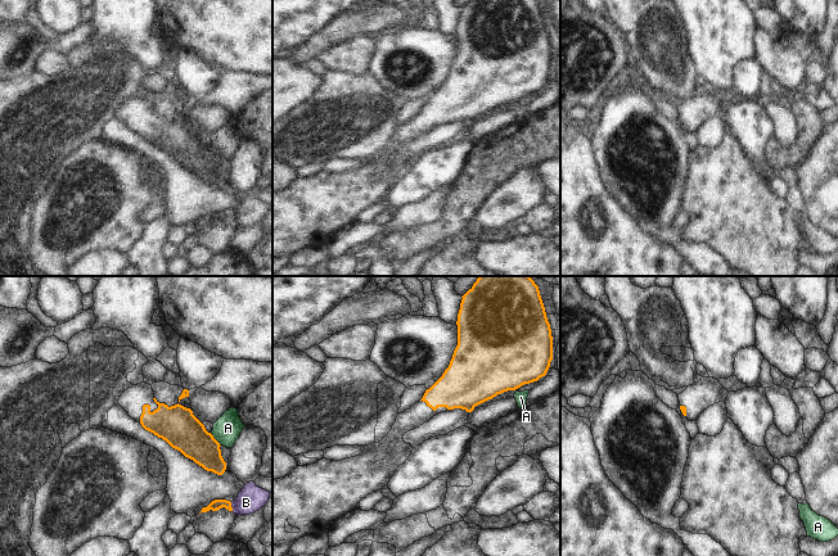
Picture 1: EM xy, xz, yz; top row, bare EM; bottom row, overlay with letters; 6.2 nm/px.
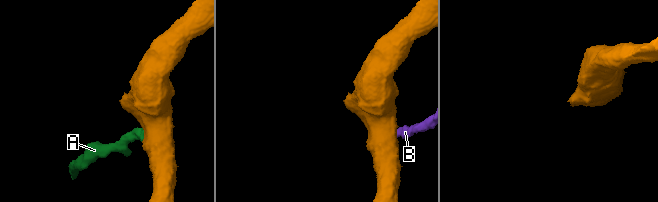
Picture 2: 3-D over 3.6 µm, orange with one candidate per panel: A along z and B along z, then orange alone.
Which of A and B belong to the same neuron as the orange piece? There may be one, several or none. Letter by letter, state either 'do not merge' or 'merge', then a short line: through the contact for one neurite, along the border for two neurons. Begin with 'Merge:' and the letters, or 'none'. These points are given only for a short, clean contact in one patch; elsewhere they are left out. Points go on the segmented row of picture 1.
Merge: none
A: do not merge; line xy (210, 433), (220, 446)
B: do not merge; line xy (230, 502), (233, 510)

